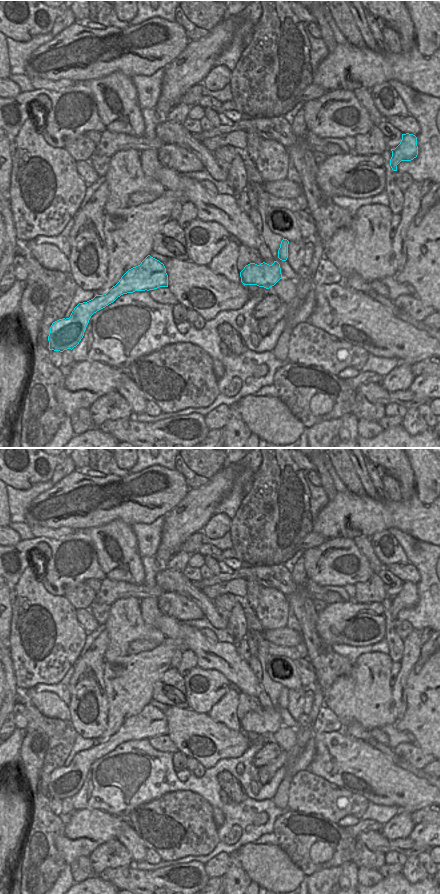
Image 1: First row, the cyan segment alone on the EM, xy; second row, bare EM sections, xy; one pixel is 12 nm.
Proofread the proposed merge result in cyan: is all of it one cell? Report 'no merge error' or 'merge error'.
no merge error

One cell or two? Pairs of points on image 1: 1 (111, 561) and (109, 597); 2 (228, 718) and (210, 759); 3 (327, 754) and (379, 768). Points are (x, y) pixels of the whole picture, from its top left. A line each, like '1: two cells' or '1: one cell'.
1: two cells
2: two cells
3: one cell

